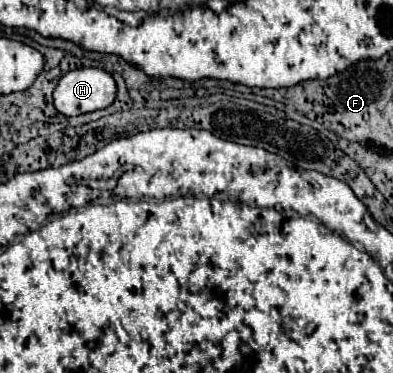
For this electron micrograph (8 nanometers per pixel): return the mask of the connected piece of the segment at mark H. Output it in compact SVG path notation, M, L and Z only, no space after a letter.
M99 68L67 72L53 90L55 110L65 116L79 116L107 108L115 100L115 80Z

